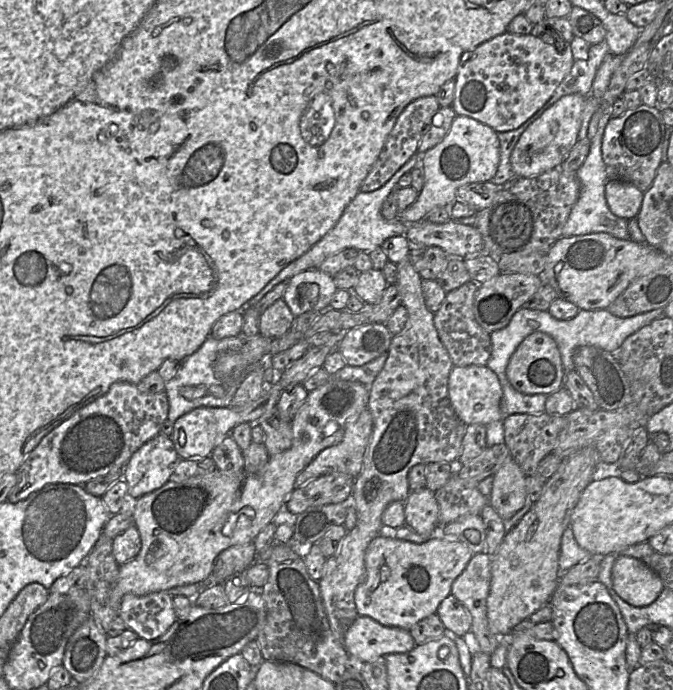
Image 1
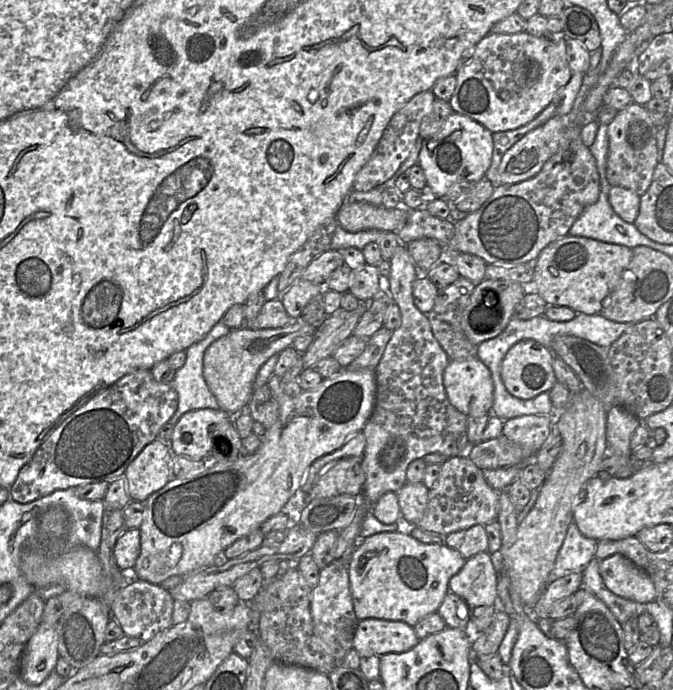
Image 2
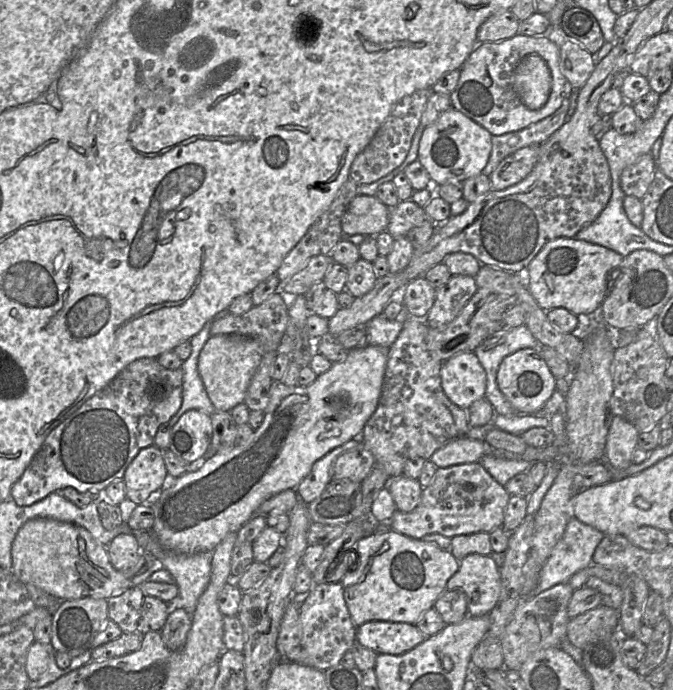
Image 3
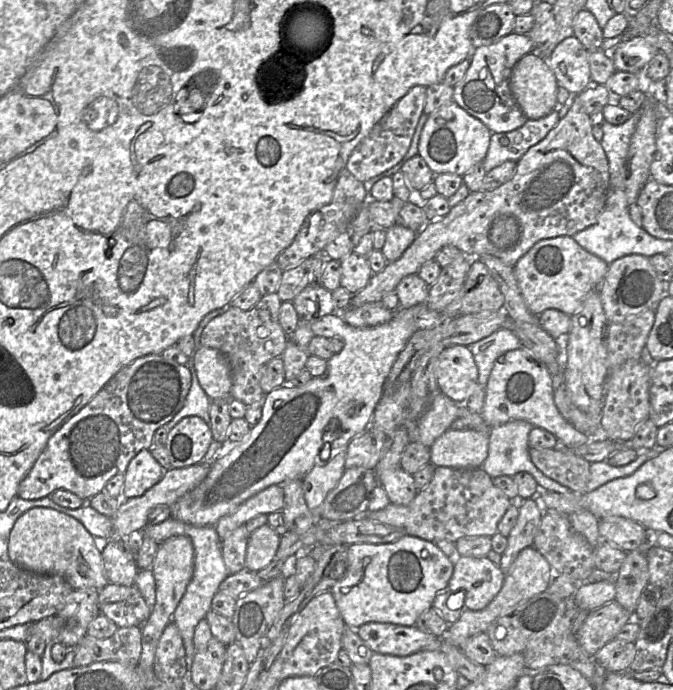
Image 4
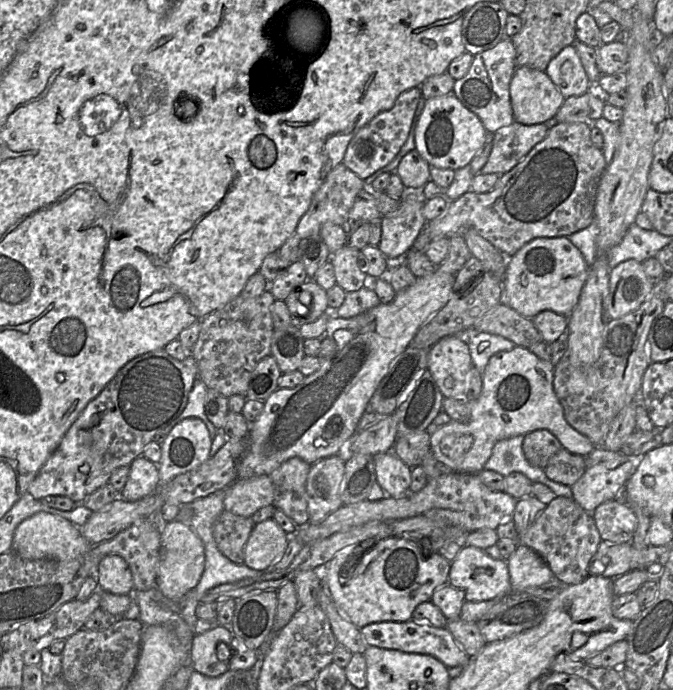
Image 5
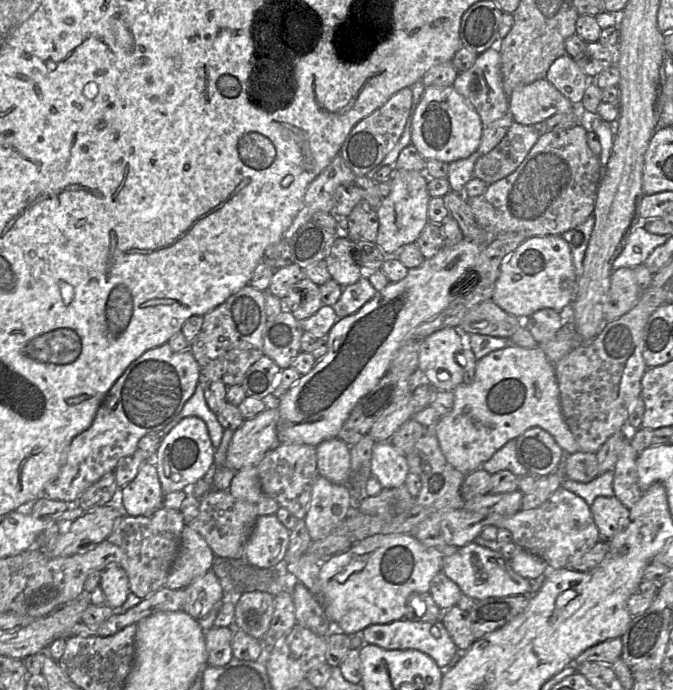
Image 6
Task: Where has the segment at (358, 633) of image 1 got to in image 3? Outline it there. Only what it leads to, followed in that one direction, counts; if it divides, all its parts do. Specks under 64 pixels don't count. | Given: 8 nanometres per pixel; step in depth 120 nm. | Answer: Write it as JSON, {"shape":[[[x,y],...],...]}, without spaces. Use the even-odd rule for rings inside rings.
{"shape":[[[370,621],[356,630],[356,642],[377,654],[402,655],[426,638],[410,623]]]}

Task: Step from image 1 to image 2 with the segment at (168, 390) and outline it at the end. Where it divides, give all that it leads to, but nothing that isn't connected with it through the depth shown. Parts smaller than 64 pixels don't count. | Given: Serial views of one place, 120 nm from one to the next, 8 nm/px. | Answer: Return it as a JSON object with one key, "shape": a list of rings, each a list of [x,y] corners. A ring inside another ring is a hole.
{"shape":[[[222,320],[198,342],[186,349],[184,365],[177,371],[172,386],[177,392],[177,409],[169,420],[175,425],[182,415],[198,409],[219,409],[218,402],[209,390],[203,376],[203,357],[206,349],[217,339],[227,335],[231,329]]]}

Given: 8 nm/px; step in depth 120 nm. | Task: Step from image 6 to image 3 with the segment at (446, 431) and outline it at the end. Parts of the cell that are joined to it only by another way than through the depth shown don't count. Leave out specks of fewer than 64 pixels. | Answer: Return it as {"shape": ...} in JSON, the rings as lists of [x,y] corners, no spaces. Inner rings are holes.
{"shape":[[[524,348],[506,356],[497,372],[497,385],[519,414],[539,412],[555,391],[556,378],[534,349]],[[461,436],[437,449],[429,461],[438,468],[445,468],[457,464],[479,462],[487,452],[491,451],[485,440],[479,441]]]}

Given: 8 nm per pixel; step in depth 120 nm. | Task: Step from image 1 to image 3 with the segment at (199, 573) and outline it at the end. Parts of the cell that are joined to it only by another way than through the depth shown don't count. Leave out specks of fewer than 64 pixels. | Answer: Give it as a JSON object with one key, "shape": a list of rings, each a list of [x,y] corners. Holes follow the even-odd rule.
{"shape":[[[381,346],[356,347],[349,350],[347,357],[340,362],[333,363],[331,368],[324,374],[318,376],[316,380],[307,387],[289,387],[282,382],[273,381],[270,387],[269,403],[264,410],[264,420],[262,424],[254,430],[251,438],[239,447],[219,452],[212,458],[209,458],[197,470],[187,472],[176,479],[170,479],[164,488],[162,488],[152,499],[151,506],[154,511],[154,523],[151,529],[155,539],[167,550],[181,554],[195,554],[200,552],[212,553],[216,546],[231,532],[238,532],[239,529],[247,523],[258,511],[260,505],[270,497],[282,491],[293,489],[310,473],[313,464],[328,454],[333,449],[345,444],[352,439],[359,439],[366,422],[375,412],[382,392],[385,369],[388,359],[389,348]]]}

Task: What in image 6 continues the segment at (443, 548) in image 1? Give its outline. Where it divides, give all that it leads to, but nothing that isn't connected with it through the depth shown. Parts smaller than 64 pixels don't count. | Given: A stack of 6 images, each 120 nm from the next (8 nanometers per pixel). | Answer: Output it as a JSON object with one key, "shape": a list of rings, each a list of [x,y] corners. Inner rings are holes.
{"shape":[[[377,534],[364,538],[322,564],[319,576],[321,604],[336,631],[351,637],[360,637],[361,632],[370,625],[387,624],[405,618],[410,598],[430,591],[432,579],[442,571],[443,560],[440,549],[427,547],[409,534]]]}

